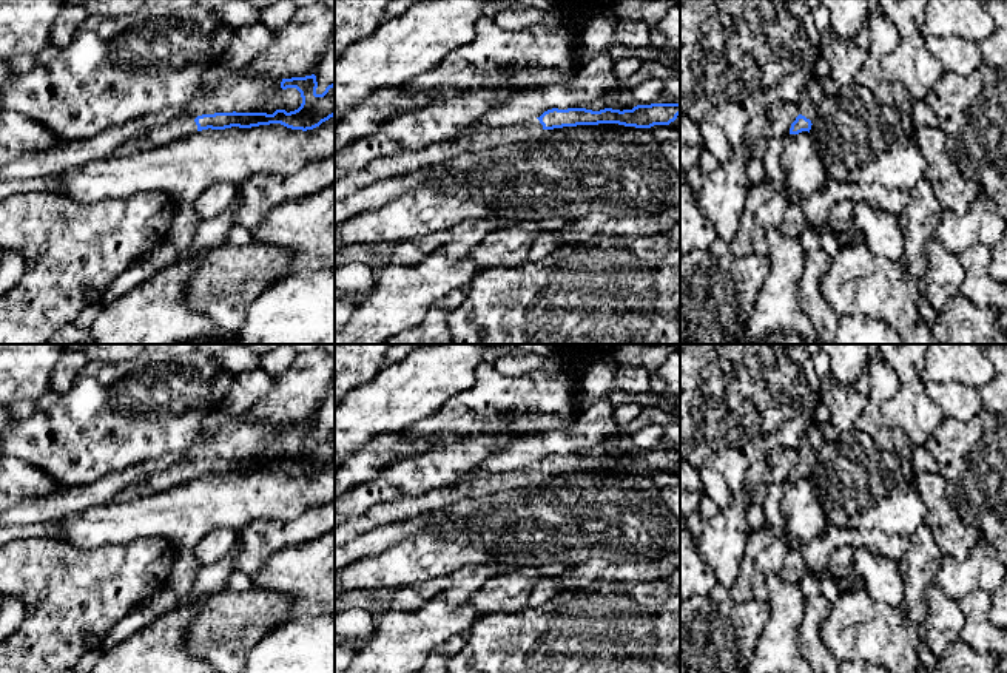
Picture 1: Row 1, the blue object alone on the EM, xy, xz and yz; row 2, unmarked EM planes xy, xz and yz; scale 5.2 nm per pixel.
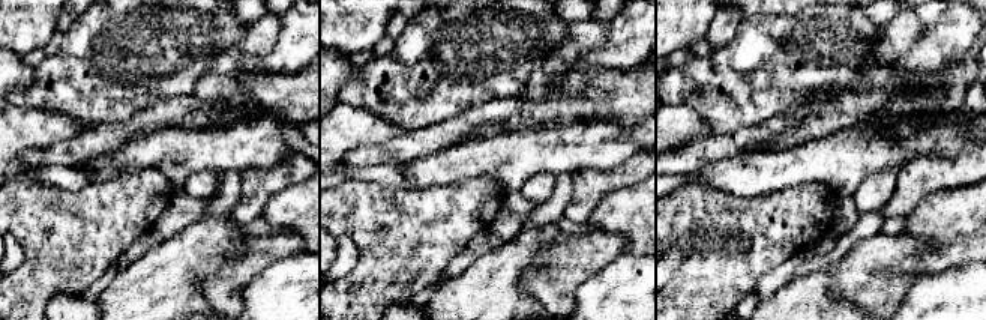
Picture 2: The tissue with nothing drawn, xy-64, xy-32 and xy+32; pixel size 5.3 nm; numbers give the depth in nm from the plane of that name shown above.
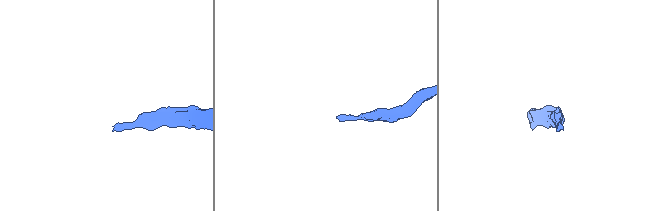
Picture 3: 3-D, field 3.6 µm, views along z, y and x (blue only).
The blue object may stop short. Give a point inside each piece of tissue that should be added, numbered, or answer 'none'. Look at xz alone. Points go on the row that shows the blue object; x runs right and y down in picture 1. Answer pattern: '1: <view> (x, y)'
1: xz (406, 162)

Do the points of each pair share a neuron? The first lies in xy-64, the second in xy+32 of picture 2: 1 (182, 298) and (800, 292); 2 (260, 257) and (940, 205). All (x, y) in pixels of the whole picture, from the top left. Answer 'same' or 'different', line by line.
1: same
2: different

